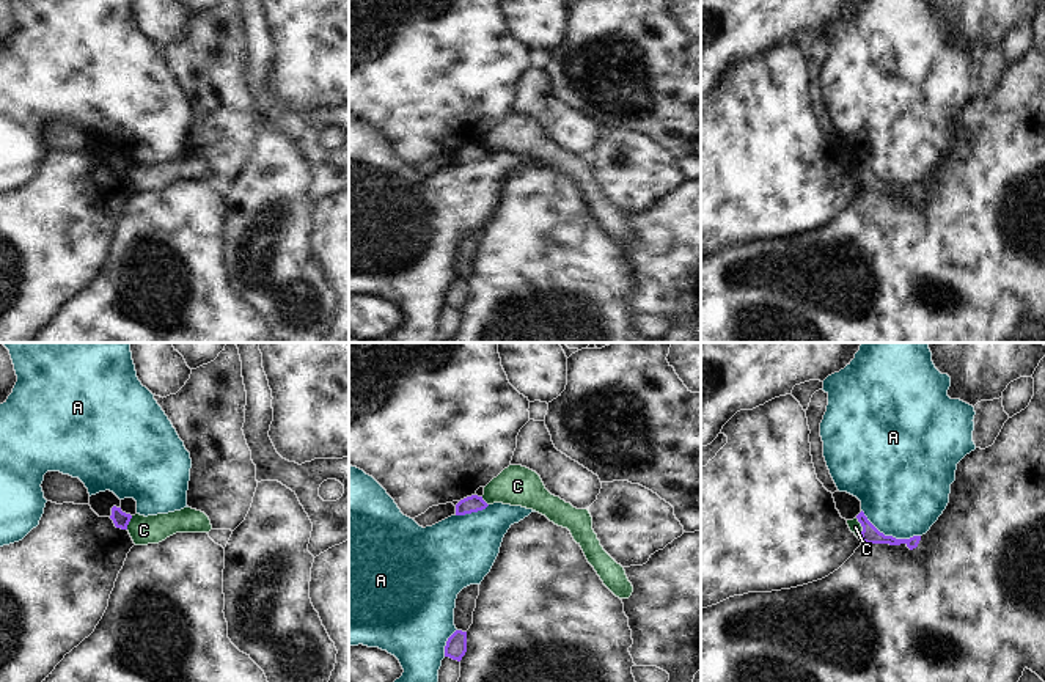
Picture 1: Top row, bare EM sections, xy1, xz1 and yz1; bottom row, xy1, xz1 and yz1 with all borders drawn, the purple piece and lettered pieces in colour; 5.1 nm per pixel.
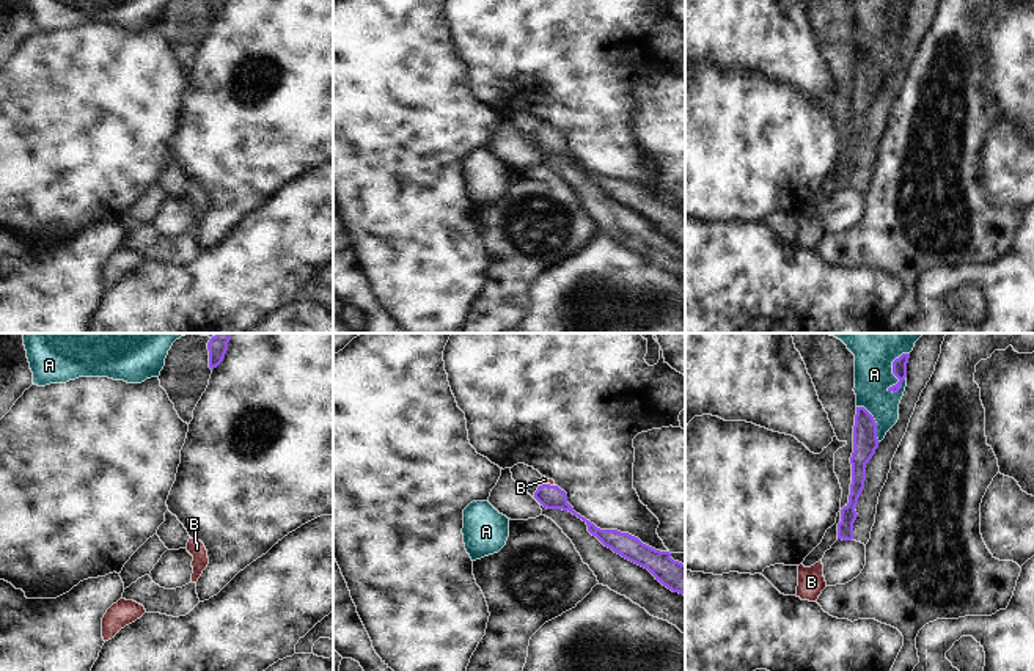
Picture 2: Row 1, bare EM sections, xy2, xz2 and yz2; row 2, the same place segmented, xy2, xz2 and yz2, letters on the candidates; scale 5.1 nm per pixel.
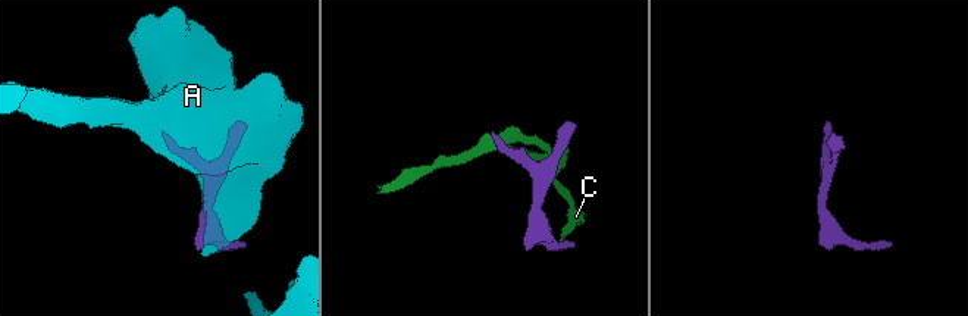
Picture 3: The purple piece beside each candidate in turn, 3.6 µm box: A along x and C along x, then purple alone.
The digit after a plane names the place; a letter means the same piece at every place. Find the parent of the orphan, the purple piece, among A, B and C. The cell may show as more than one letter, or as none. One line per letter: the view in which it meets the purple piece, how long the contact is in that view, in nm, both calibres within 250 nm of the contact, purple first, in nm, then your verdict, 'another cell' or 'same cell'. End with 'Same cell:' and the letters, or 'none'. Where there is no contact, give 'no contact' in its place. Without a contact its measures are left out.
A: yz2 | 240 nm | 80/190 nm | another cell
B: xz2 | 80 nm | 120/40 nm | same cell
C: yz1 | 120 nm | 90/70 nm | another cell
Same cell: B

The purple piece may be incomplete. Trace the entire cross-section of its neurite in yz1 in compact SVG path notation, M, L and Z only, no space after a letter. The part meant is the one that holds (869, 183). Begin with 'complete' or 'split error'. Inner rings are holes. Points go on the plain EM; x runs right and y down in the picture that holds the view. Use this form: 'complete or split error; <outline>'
complete; M861 159L858 163L856 163L858 170L861 171L863 174L863 179L861 179L861 190L866 190L866 192L889 192L889 193L900 193L900 192L905 192L910 198L916 196L919 189L921 189L921 184L913 184L910 187L896 187L893 184L885 184L883 181L880 181L869 168L867 165L864 163L864 160Z

